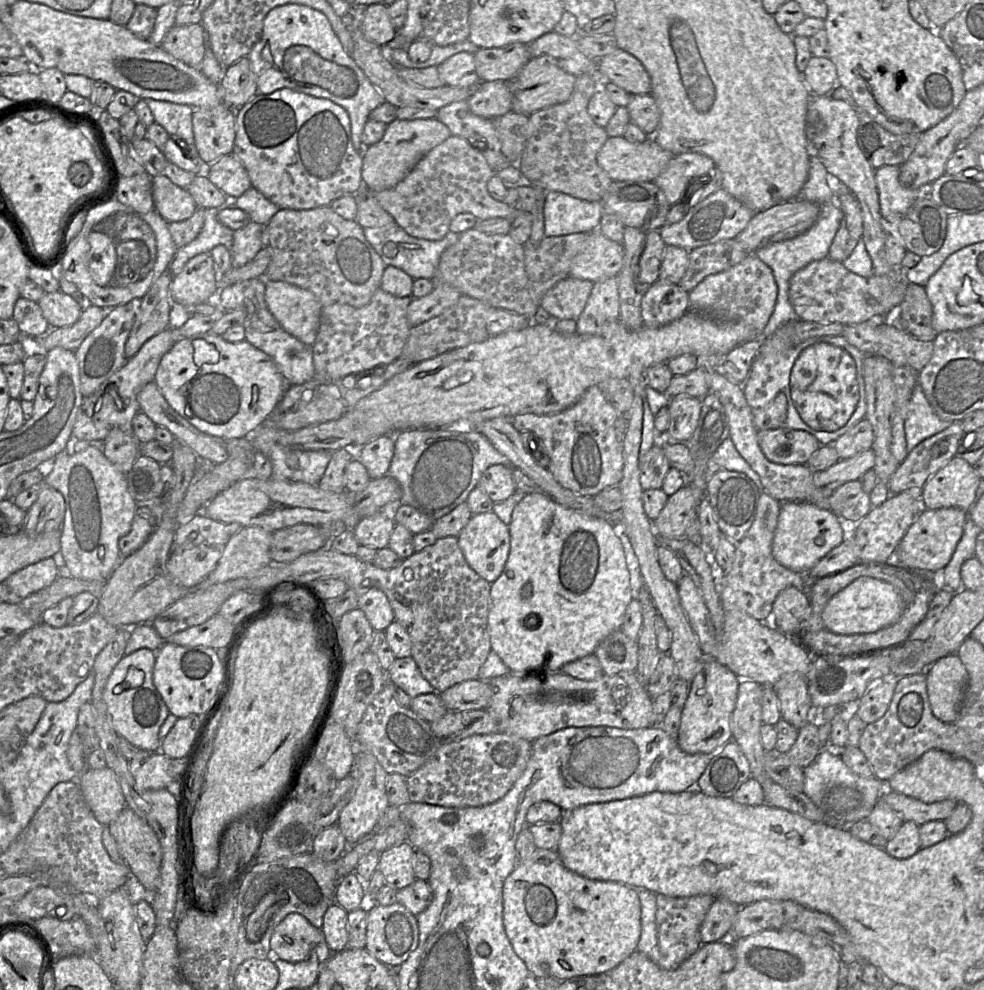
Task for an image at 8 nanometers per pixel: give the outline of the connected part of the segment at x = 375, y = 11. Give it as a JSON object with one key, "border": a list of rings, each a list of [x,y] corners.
{"border":[[[384,3],[369,5],[365,12],[362,31],[369,41],[379,46],[387,45],[397,34],[389,17],[388,6]]]}

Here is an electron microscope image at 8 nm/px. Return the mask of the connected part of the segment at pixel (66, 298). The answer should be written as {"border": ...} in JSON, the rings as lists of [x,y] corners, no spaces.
{"border":[[[60,290],[45,293],[37,303],[51,329],[67,327],[76,323],[81,316],[84,304],[86,304]]]}

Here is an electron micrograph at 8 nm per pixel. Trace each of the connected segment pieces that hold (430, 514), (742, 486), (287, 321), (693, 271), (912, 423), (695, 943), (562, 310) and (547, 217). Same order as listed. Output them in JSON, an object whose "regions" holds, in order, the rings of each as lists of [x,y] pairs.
{"regions":[[[[432,428],[391,434],[394,438],[394,455],[386,475],[394,478],[401,487],[402,496],[398,504],[415,508],[431,521],[445,516],[465,502],[482,473],[490,465],[509,465],[507,457],[476,430],[459,432]]],[[[713,468],[706,484],[706,495],[713,508],[722,534],[734,543],[739,542],[751,527],[757,511],[760,492],[755,482],[741,472]]],[[[266,281],[265,302],[280,326],[304,344],[313,345],[322,306],[308,290],[283,281]]],[[[726,239],[689,251],[688,268],[678,285],[686,292],[693,290],[705,277],[728,270],[742,262],[749,254],[736,239]]],[[[917,383],[913,389],[904,420],[907,452],[913,450],[924,439],[948,428],[952,422],[954,421],[944,421],[935,414],[921,386]]],[[[708,894],[690,897],[656,895],[656,925],[659,948],[658,966],[664,970],[675,970],[702,945],[700,927],[711,907],[714,897]]],[[[570,276],[549,289],[540,301],[539,308],[554,320],[575,320],[583,312],[594,283]]],[[[547,192],[544,203],[544,236],[591,233],[600,225],[602,202],[588,202],[562,192]]]]}

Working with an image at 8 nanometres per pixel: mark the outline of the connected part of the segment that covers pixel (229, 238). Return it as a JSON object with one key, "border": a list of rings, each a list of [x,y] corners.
{"border":[[[219,208],[204,210],[204,225],[198,236],[185,246],[177,248],[169,266],[172,275],[178,274],[192,257],[210,251],[217,245],[224,245],[232,252],[233,230],[218,220]]]}

